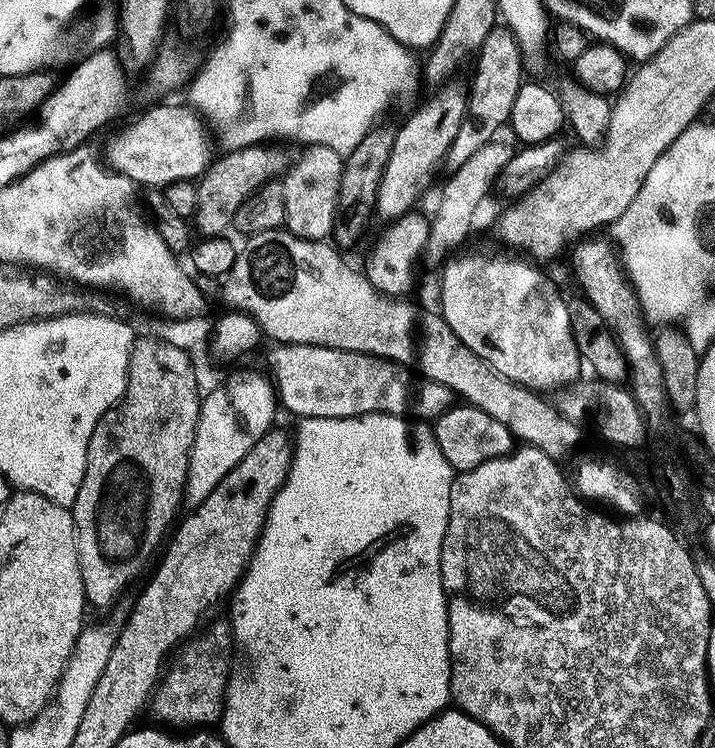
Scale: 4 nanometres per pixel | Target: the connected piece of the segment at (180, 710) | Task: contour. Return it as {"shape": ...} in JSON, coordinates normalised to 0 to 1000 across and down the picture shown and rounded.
{"shape":[[[317,833],[302,834],[288,845],[259,860],[245,873],[232,902],[225,908],[224,918],[210,937],[210,952],[225,963],[225,969],[236,975],[291,976],[298,972],[295,968],[309,967],[316,926],[322,920],[319,892],[324,888],[327,846]]]}

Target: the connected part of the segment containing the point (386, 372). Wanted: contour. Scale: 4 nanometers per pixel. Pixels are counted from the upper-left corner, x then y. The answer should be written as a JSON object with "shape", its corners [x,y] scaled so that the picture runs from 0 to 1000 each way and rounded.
{"shape":[[[439,461],[392,463],[385,468],[387,471],[380,476],[380,497],[386,501],[390,539],[396,544],[399,540],[420,561],[483,561],[527,553],[572,555],[571,539],[582,524],[576,515],[578,499],[547,481]]]}

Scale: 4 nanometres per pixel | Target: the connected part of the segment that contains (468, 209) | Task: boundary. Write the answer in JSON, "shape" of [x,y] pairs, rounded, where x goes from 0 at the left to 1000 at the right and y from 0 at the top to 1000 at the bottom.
{"shape":[[[690,190],[678,195],[671,205],[652,215],[649,223],[636,231],[638,241],[629,242],[622,249],[621,263],[615,267],[615,279],[611,281],[610,289],[603,290],[604,311],[596,333],[596,348],[601,352],[614,354],[625,349],[634,338],[643,334],[636,334],[636,332],[643,332],[653,324],[655,314],[666,299],[666,277],[671,273],[670,257],[680,255],[687,246],[690,250],[691,242],[703,230],[713,213],[709,195],[699,191]]]}

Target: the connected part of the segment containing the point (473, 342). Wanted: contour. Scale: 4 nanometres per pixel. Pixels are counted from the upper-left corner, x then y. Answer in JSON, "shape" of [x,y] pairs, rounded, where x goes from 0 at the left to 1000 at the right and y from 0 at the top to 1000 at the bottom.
{"shape":[[[643,342],[628,346],[620,354],[621,370],[615,374],[615,406],[621,429],[629,436],[629,441],[635,441],[635,447],[643,453],[657,468],[663,468],[663,473],[669,473],[669,479],[674,479],[688,491],[699,503],[705,503],[710,508],[716,508],[722,513],[729,513],[731,519],[741,519],[751,527],[776,525],[785,516],[793,515],[797,505],[793,497],[806,497],[814,492],[811,469],[806,461],[803,444],[800,441],[800,416],[796,402],[789,402],[789,396],[754,364],[745,352],[727,348],[692,348],[688,342]]]}

